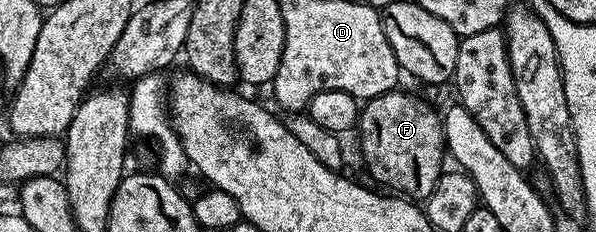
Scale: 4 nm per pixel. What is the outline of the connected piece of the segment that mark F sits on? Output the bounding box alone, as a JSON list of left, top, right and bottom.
[356,92,447,199]

